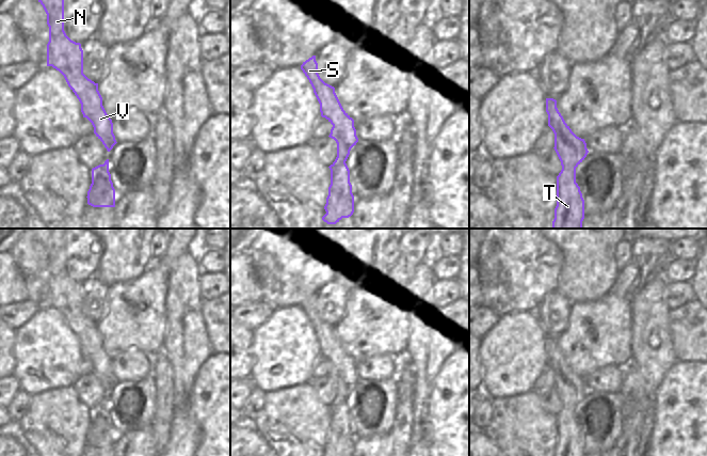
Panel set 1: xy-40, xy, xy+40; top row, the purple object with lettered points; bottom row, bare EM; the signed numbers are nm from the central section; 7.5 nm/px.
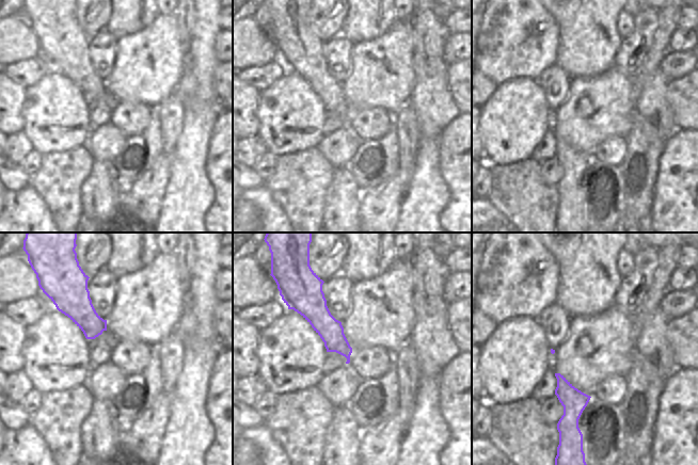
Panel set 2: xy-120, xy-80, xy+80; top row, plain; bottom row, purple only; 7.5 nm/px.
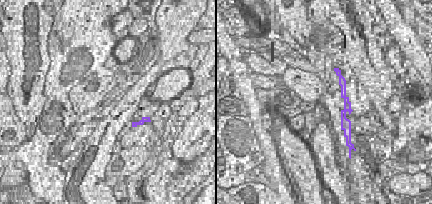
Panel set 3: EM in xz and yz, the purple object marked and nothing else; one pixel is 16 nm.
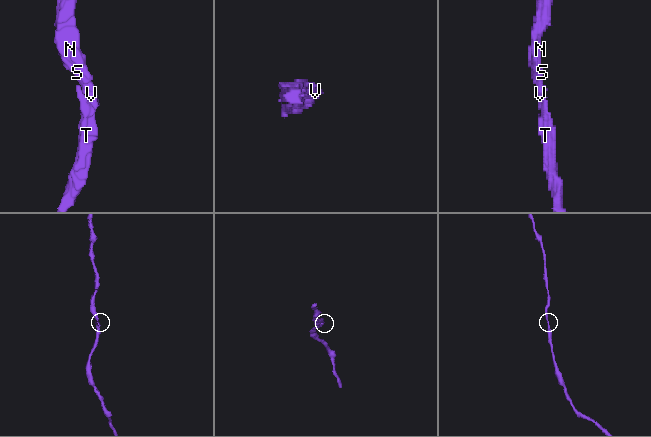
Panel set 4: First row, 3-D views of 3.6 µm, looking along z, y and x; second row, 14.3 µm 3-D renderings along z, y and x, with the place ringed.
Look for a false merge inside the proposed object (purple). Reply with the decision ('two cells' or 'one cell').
one cell

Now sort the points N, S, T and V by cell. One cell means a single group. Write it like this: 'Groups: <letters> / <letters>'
Groups: N S T V

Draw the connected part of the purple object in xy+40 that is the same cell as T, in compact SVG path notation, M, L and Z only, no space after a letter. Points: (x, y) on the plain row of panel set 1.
M546 337L548 365L555 373L555 390L562 409L557 415L557 445L555 456L584 456L584 439L576 422L576 407L589 390L584 378L577 376L557 347L557 340Z

